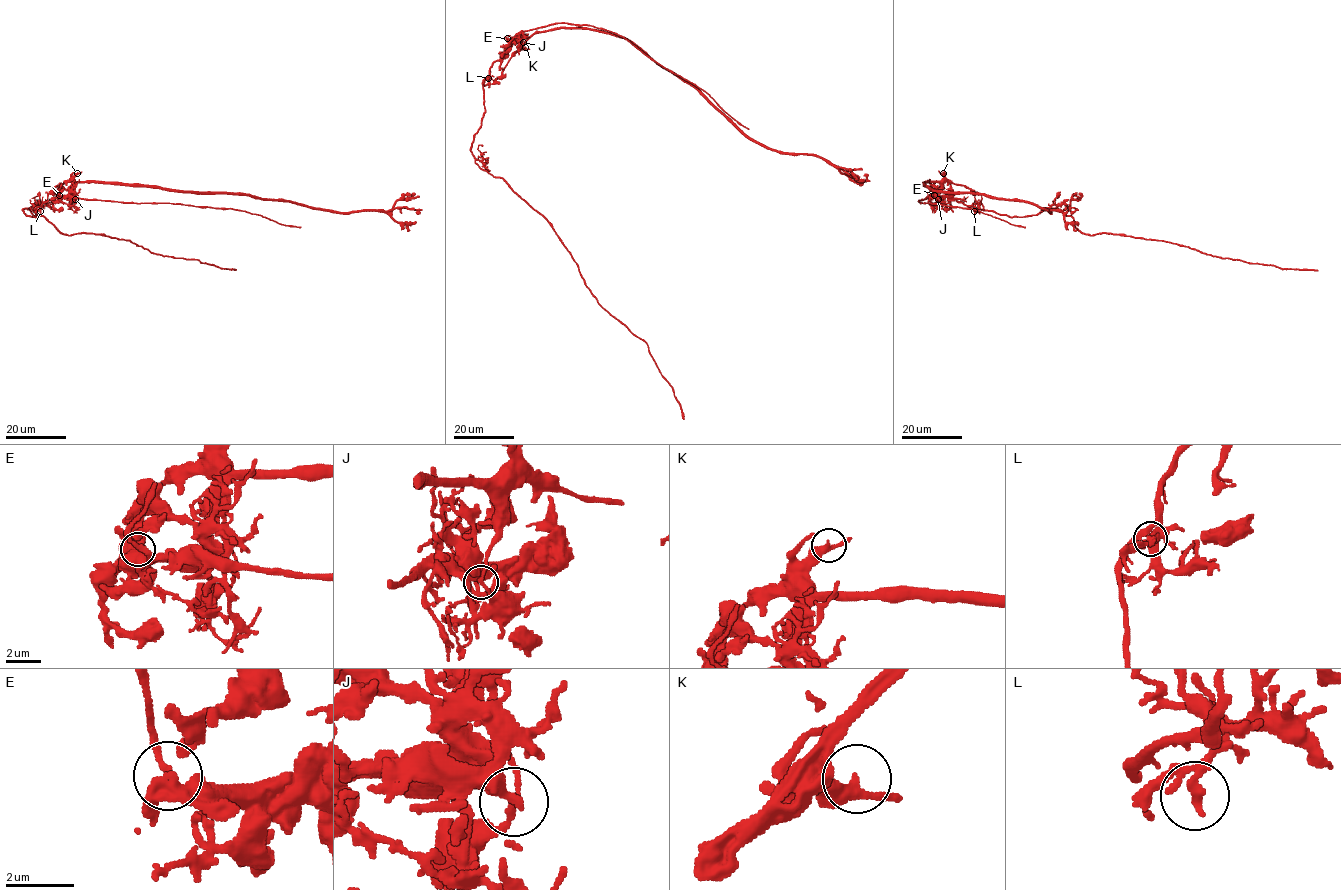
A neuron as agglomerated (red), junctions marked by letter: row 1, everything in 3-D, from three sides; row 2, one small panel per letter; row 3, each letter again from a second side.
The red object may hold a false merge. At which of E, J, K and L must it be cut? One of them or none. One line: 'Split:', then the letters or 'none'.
Split: J

